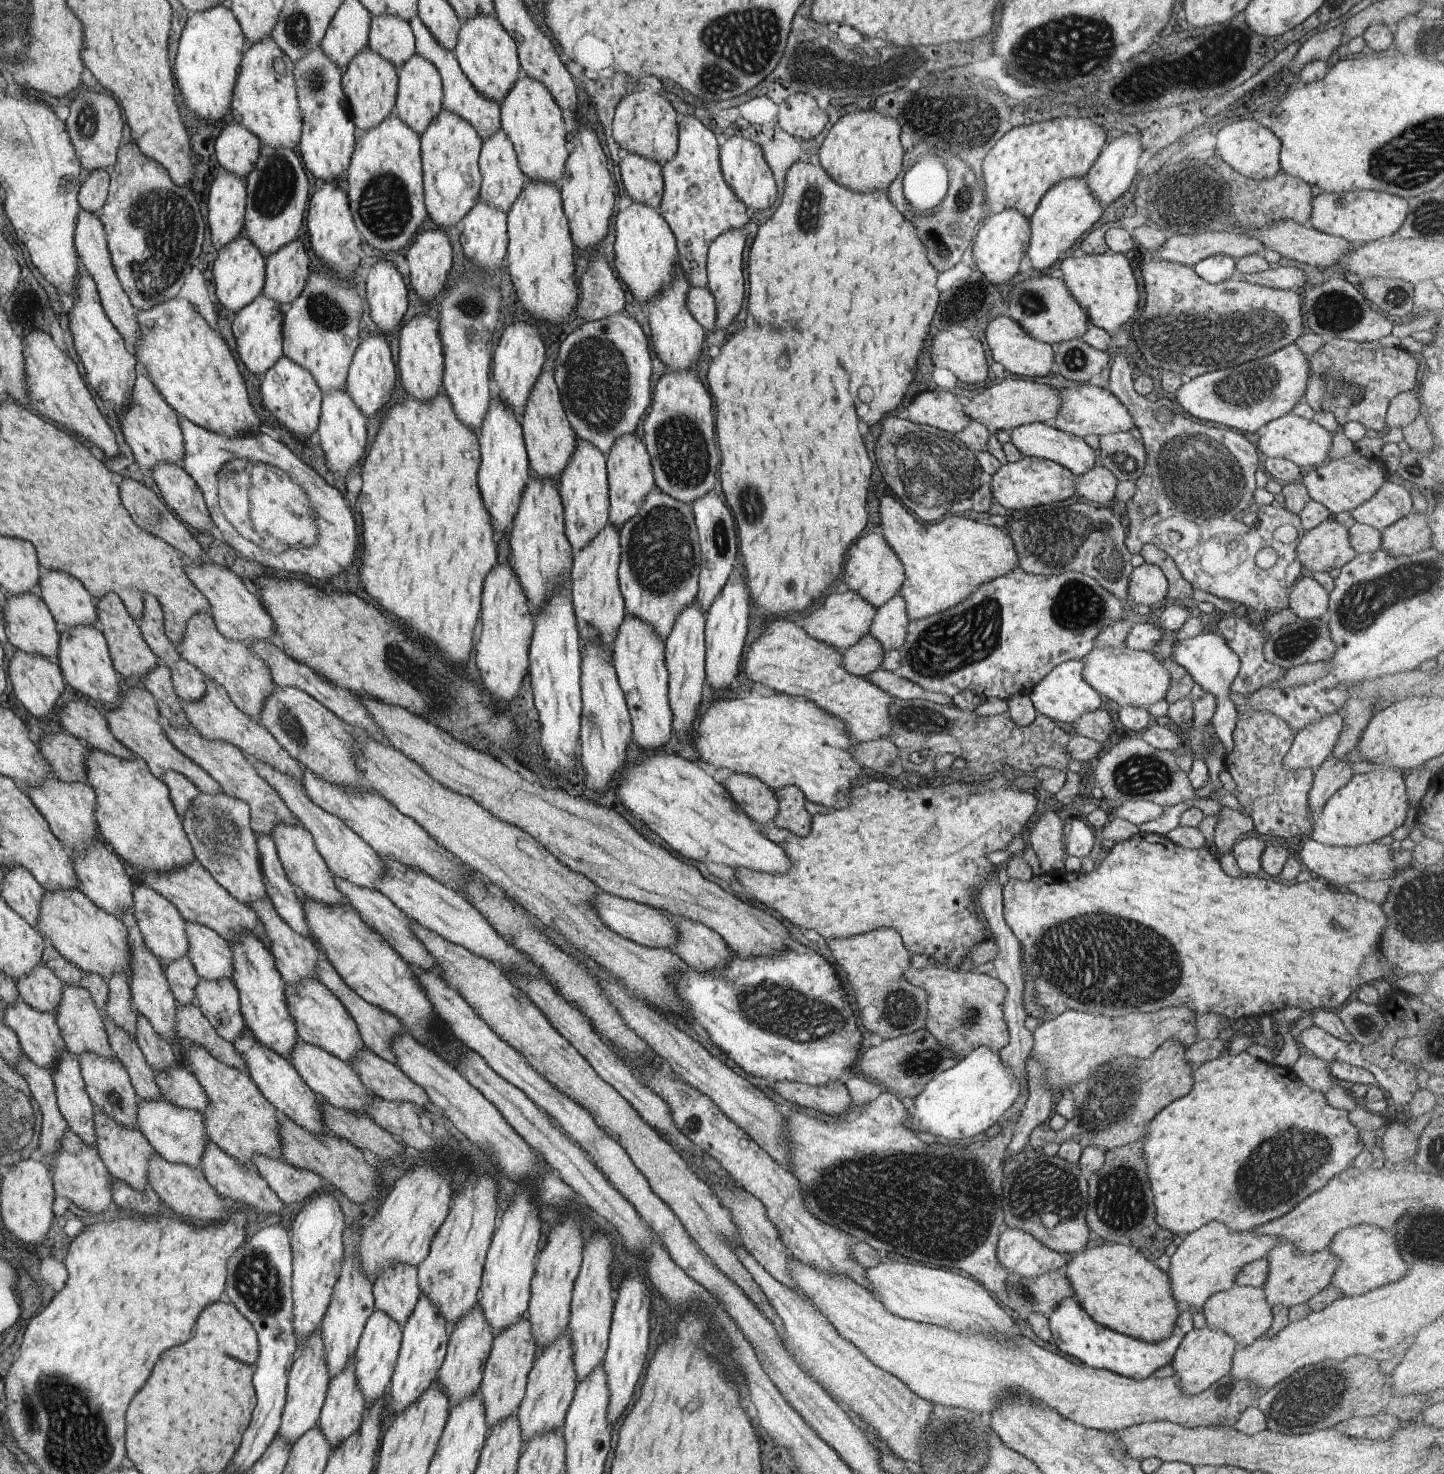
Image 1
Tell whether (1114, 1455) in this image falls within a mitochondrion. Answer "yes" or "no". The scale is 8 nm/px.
yes

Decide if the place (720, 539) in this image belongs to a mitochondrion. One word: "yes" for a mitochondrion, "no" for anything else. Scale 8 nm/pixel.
yes

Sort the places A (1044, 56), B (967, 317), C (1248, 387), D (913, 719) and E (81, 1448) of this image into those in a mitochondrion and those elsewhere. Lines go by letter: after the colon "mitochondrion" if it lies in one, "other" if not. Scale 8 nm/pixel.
A: mitochondrion
B: other
C: mitochondrion
D: mitochondrion
E: mitochondrion

